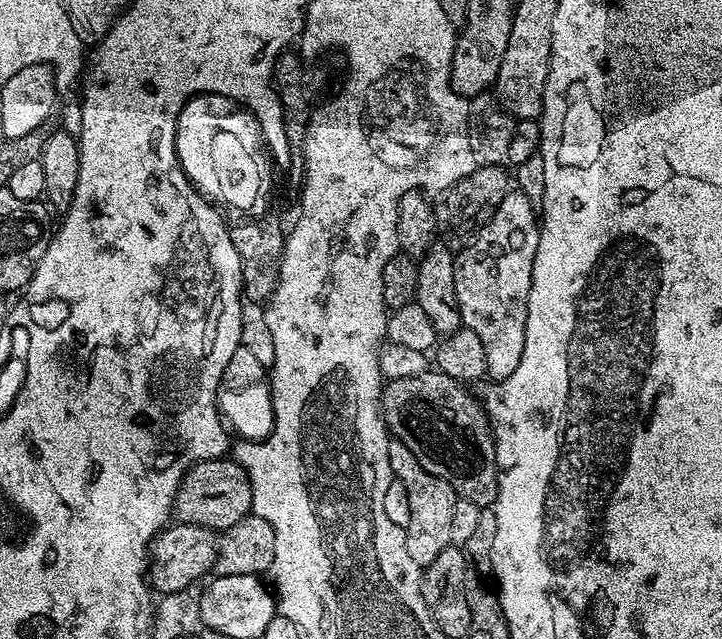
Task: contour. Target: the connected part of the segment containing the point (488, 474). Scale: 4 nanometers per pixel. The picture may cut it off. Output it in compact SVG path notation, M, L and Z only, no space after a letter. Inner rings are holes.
M429 370L412 378L398 378L387 381L380 394L380 414L388 431L395 439L401 440L422 462L430 474L450 482L450 486L461 500L469 500L481 506L495 505L498 494L496 477L496 439L492 437L492 424L484 412L483 403L467 392L459 380L450 378L439 370Z

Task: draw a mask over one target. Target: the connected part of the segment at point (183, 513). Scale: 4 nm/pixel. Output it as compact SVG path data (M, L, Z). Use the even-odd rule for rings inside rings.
M234 458L203 460L193 464L180 483L174 501L174 516L179 523L226 530L250 515L252 491L246 470Z

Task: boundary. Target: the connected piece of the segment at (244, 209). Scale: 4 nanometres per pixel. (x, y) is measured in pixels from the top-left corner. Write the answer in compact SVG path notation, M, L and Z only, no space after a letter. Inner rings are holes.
M196 88L196 92L188 92L188 96L180 100L180 108L172 114L172 141L169 145L176 169L180 176L184 176L184 184L192 188L192 196L196 196L208 212L220 216L224 236L230 236L239 221L263 217L273 207L271 204L280 188L282 192L286 172L280 165L280 156L276 156L276 148L272 148L272 140L268 140L268 132L264 132L264 120L260 120L256 108L252 108L248 100L240 100L240 96L232 96L232 92L216 92L216 88Z

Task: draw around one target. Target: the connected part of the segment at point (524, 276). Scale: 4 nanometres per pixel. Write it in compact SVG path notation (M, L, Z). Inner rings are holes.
M509 190L498 202L494 214L472 237L472 243L459 249L456 269L454 270L454 294L458 294L460 319L463 327L474 330L486 349L487 375L499 382L510 378L522 362L522 350L526 346L526 314L528 313L528 295L532 285L534 258L538 250L541 221L537 209L518 190Z

